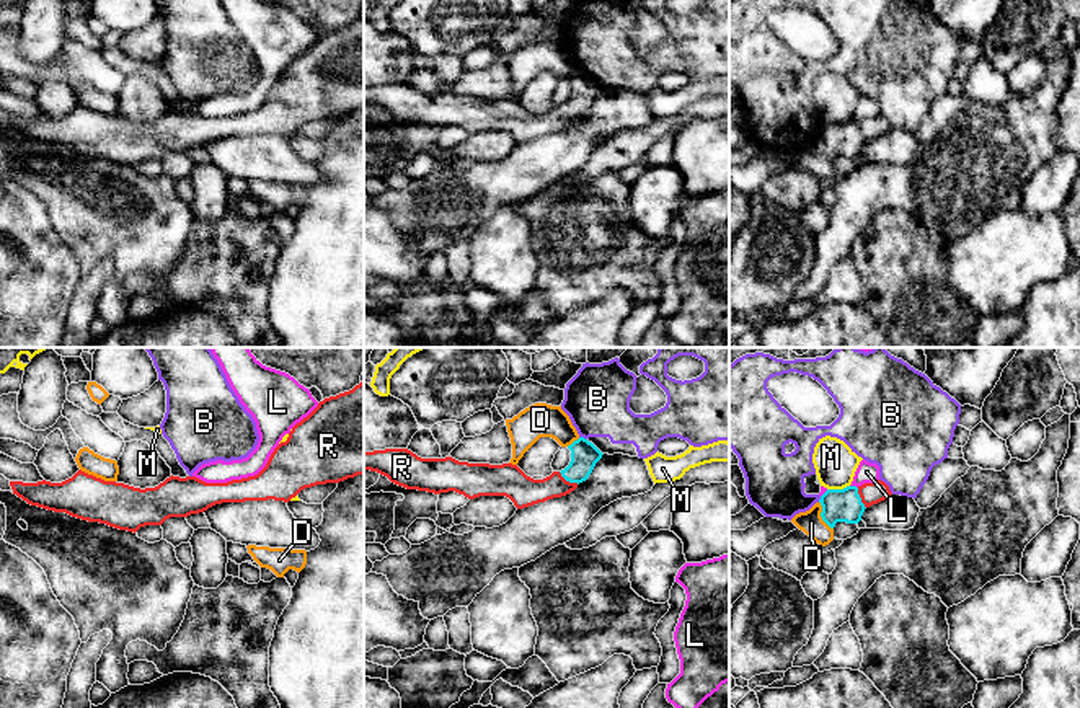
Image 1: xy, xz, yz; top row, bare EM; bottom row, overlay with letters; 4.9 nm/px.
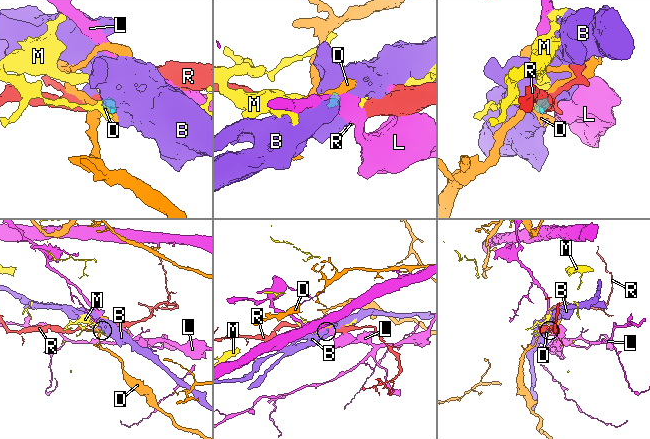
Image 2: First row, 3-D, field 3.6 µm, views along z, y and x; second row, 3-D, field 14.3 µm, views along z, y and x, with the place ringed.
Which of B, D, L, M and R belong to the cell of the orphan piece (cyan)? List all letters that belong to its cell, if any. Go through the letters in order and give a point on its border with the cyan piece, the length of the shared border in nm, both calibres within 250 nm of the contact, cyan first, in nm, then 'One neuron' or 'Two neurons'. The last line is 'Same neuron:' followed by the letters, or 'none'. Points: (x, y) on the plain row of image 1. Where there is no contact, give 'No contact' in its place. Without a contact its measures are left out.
B: Touches cyan at xz (583, 72). Shared border 40 nm. Thickness 140 nm (cyan) against 320 nm. Two neurons
D: Touches cyan at yz (821, 150). Shared border 160 nm. Thickness 160 nm (cyan) against 120 nm. Two neurons
L: Touches cyan at yz (854, 121). Shared border 40 nm. Thickness 160 nm (cyan) against 100 nm. Two neurons
M: Touches cyan at yz (837, 124). Shared border 110 nm. Thickness 160 nm (cyan) against 200 nm. Two neurons
R: Touches cyan at xz (568, 115). Shared border 120 nm. Thickness 140 nm (cyan) against 150 nm. One neuron
Same neuron: R

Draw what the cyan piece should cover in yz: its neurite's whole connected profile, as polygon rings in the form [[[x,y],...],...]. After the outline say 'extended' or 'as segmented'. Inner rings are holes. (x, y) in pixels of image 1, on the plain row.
[[[881,114],[858,122],[827,124],[819,134],[821,152],[830,163],[837,157],[858,158],[866,142],[884,135],[891,129],[889,121]]]; extended

